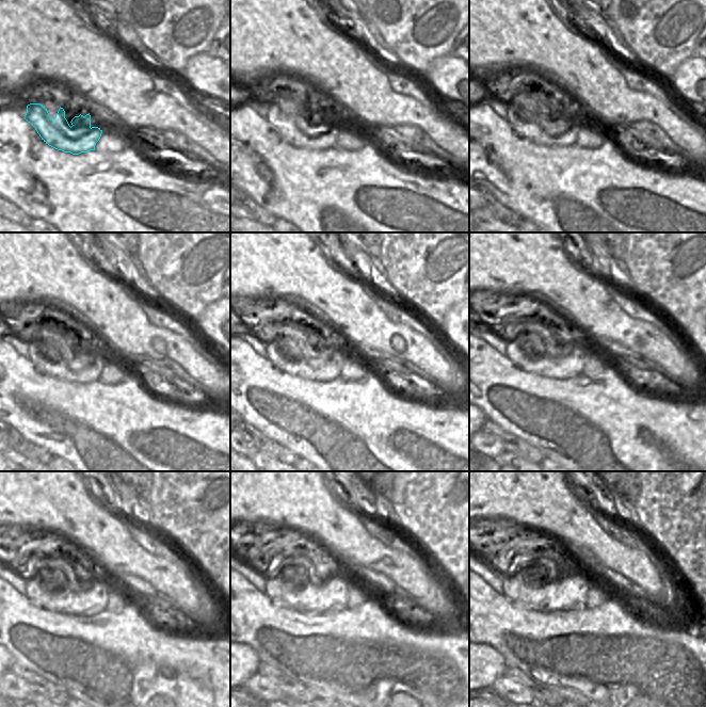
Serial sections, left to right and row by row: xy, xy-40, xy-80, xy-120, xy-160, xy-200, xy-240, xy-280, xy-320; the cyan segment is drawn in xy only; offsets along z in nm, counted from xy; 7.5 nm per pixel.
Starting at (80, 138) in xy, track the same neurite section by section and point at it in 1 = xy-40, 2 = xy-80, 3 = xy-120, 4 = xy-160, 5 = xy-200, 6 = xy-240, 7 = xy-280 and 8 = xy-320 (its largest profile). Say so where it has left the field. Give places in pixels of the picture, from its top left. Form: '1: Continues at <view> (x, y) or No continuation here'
1: Continues at xy-40 (289, 124)
2: Continues at xy-80 (522, 115)
3: Continues at xy-120 (46, 358)
4: Continues at xy-160 (288, 358)
5: Continues at xy-200 (533, 358)
6: Continues at xy-240 (59, 596)
7: Continues at xy-280 (308, 596)
8: Continues at xy-320 (555, 593).

